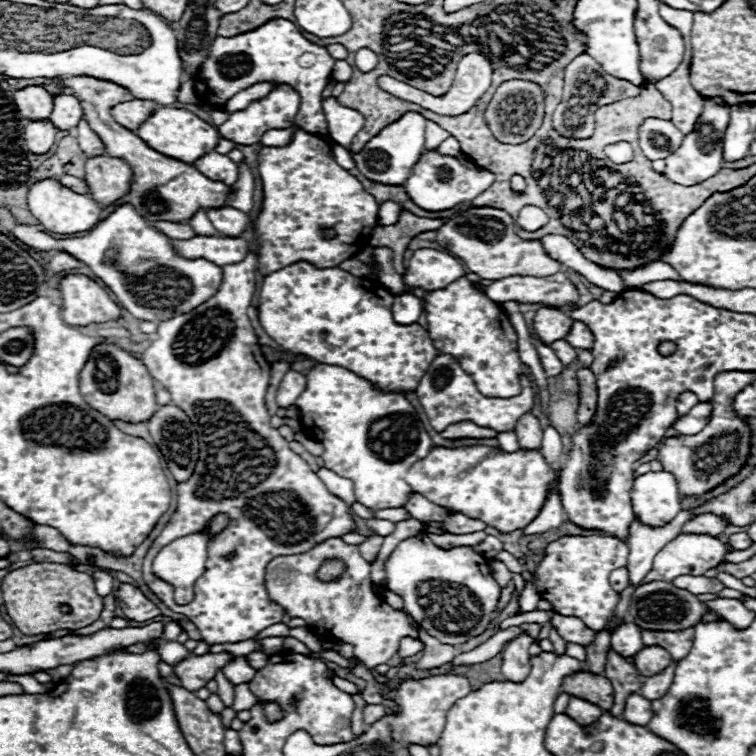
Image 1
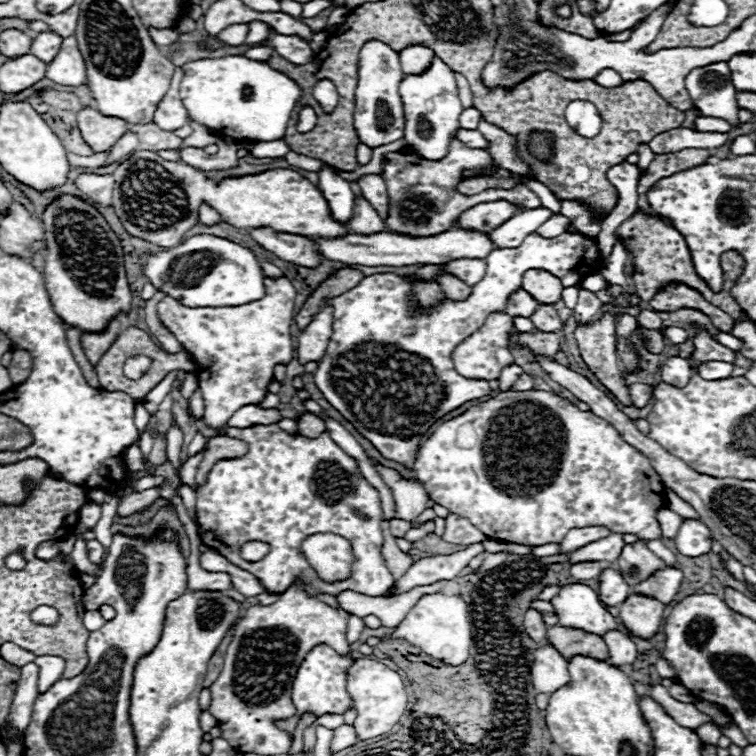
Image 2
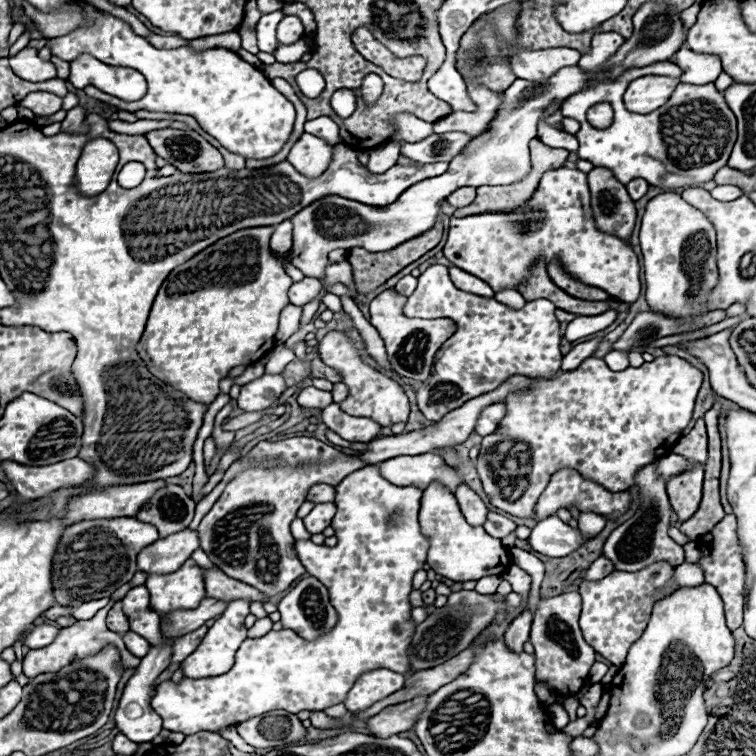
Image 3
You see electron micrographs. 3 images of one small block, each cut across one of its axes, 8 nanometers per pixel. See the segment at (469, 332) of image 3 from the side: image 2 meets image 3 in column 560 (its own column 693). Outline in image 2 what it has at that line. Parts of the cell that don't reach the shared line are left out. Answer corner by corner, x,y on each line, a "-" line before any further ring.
696,332
692,336
696,352
690,356
690,360
694,362
710,362
710,360
722,360
722,362
734,362
734,352
728,350
726,346
718,344
716,340
712,340
706,332

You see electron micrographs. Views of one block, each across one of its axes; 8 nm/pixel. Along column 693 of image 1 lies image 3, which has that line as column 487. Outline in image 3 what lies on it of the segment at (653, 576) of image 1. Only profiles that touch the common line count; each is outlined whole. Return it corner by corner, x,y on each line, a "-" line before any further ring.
430,484
424,490
418,518
424,534
428,534
432,540
428,550
428,564
432,570
436,570
436,574
446,576
454,582
466,582
466,580
480,580
490,574
502,574
510,566
510,556
502,542
486,534
482,526
478,528
470,526
462,518
454,494
450,494
444,486

